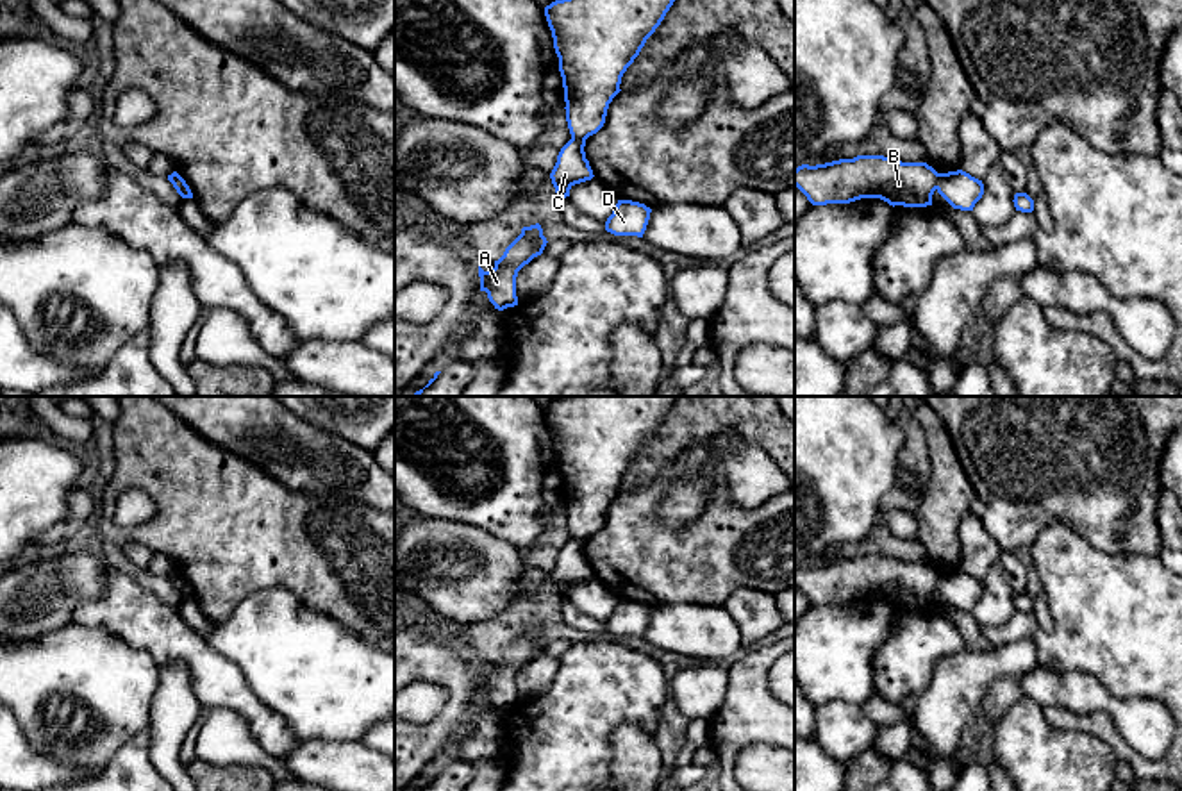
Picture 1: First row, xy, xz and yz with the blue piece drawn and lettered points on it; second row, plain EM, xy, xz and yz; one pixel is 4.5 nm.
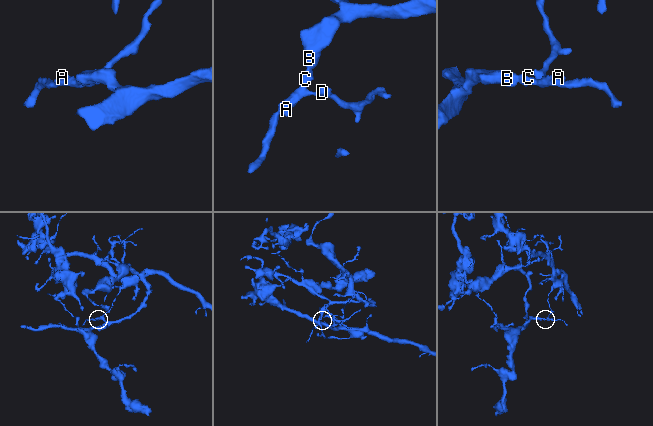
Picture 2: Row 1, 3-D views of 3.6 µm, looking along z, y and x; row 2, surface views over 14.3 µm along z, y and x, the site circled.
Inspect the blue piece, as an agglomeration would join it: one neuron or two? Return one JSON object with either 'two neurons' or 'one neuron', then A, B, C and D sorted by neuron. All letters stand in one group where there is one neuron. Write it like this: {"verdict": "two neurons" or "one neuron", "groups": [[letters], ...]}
{"verdict": "two neurons", "groups": [["A", "C", "D"], ["B"]]}

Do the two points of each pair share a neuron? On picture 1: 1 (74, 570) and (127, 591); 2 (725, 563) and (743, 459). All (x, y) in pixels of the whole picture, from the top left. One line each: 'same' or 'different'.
1: different
2: different

